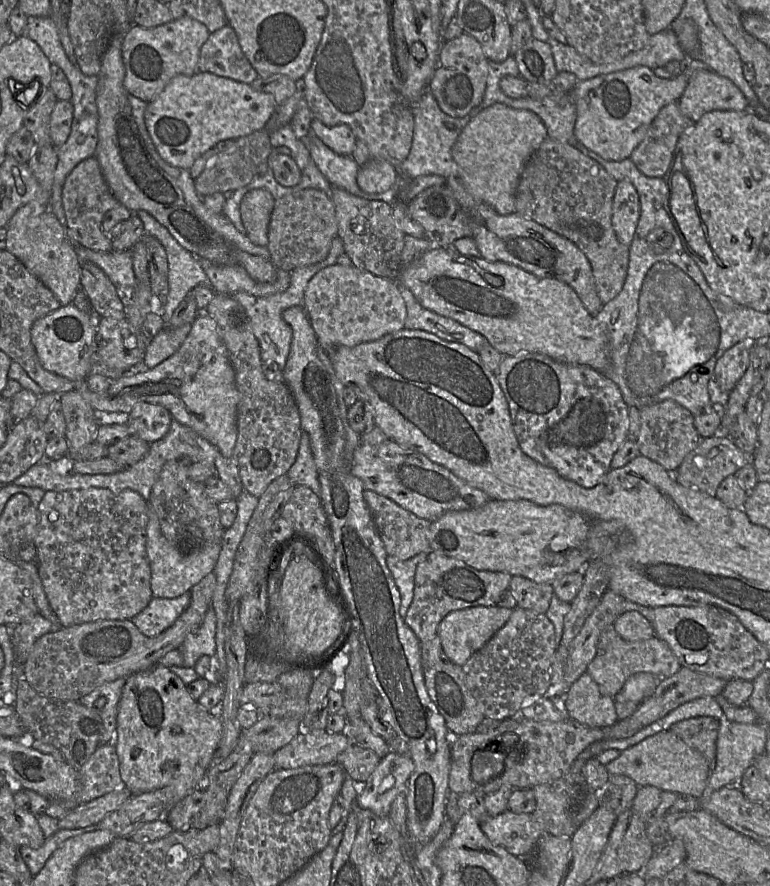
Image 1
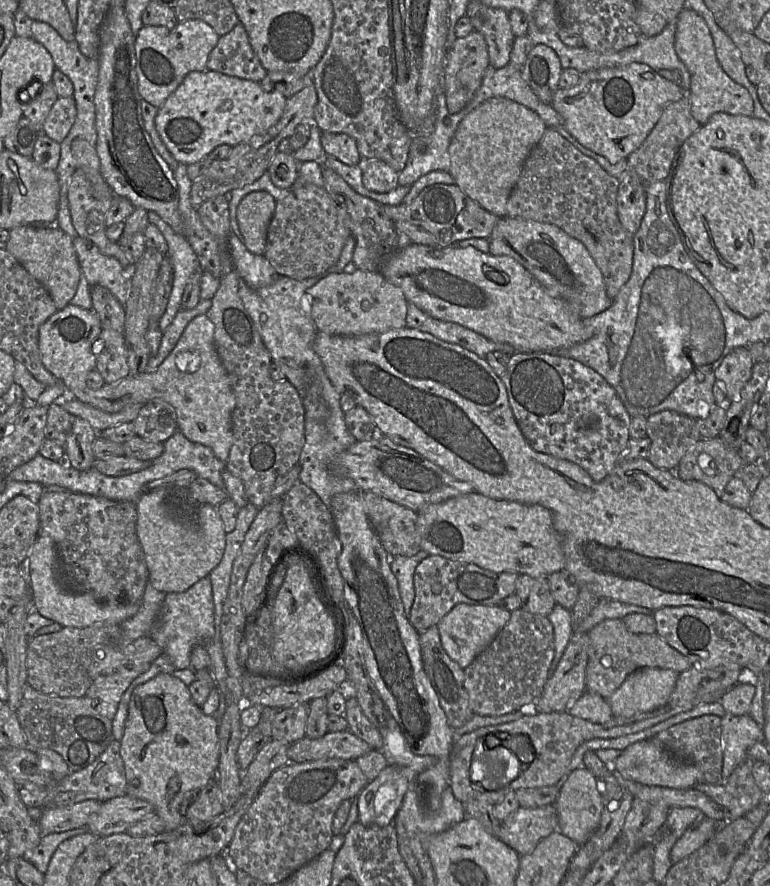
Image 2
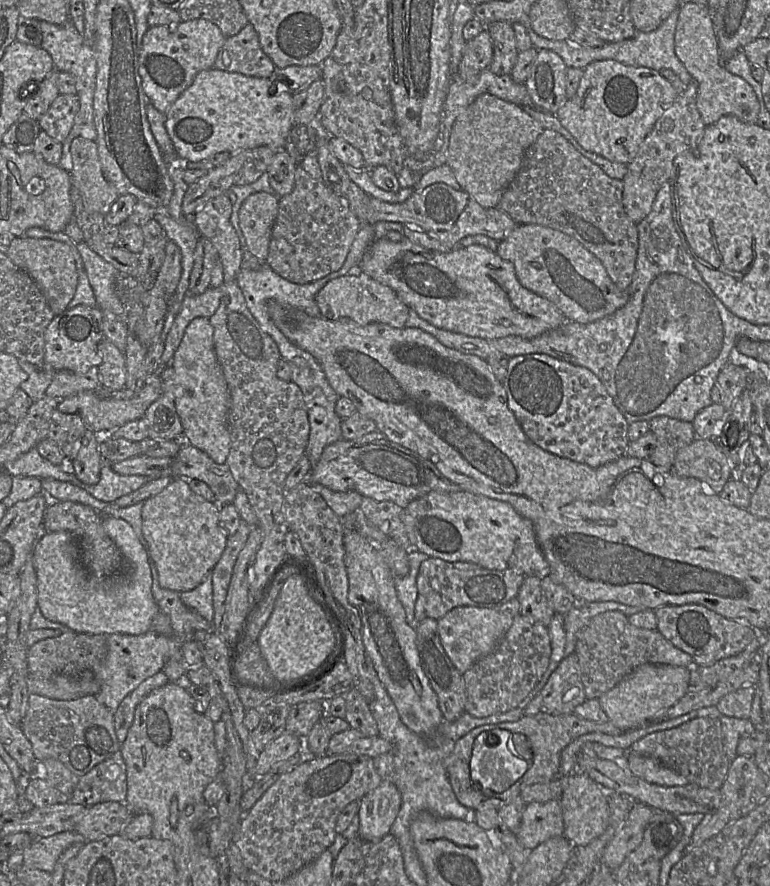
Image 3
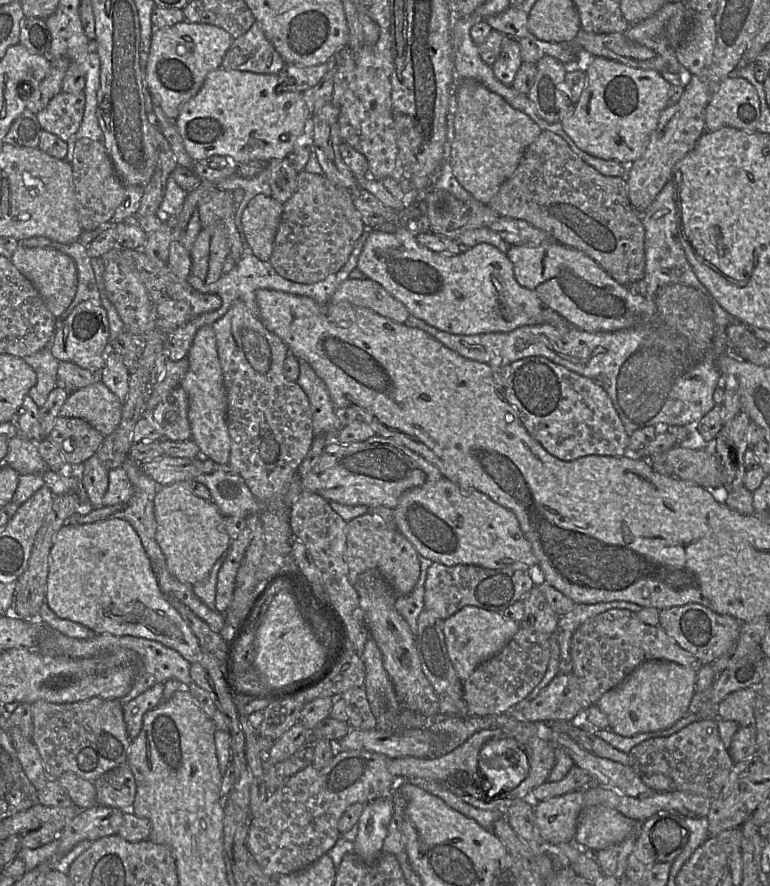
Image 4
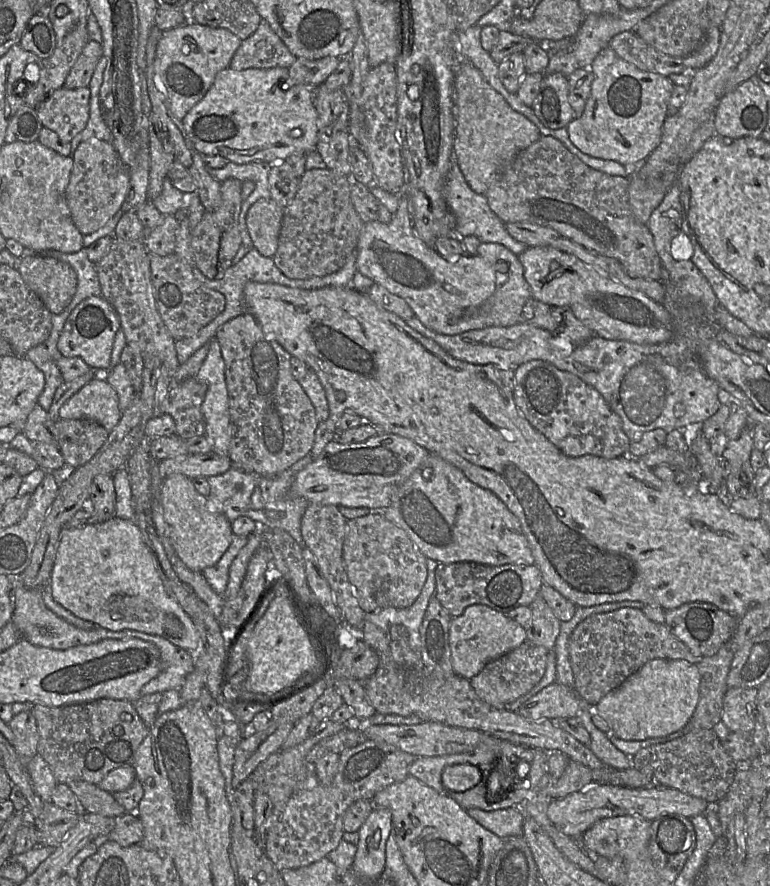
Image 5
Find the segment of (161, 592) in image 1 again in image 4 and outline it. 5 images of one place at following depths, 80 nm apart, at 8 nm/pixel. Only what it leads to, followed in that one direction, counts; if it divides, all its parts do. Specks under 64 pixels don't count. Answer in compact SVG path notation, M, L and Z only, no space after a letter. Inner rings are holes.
M188 481L159 486L154 511L157 522L155 540L165 556L169 573L180 582L192 585L204 580L232 541L225 528L225 516L212 500L194 494Z

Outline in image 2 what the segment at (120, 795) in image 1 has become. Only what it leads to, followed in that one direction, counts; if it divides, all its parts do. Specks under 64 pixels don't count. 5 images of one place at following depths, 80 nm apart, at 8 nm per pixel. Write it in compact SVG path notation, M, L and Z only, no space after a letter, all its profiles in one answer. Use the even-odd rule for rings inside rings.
M85 800L64 807L47 806L42 809L37 823L43 835L83 828L102 803L97 800Z

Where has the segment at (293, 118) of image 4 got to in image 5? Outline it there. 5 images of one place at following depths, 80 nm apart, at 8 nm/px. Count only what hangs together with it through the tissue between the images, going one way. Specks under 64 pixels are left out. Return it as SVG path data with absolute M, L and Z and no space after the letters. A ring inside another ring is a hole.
M283 67L219 71L205 96L182 120L197 151L202 155L220 155L237 164L275 164L295 153L314 151L318 139L317 87L290 87L286 83L288 77L289 70Z

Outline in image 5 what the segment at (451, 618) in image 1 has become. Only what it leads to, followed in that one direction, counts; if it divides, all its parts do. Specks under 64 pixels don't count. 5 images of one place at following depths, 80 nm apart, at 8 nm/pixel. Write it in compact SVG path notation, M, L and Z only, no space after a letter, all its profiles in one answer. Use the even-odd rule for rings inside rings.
M471 605L450 622L449 646L454 673L470 680L488 662L514 650L526 640L526 629L506 615L484 605Z

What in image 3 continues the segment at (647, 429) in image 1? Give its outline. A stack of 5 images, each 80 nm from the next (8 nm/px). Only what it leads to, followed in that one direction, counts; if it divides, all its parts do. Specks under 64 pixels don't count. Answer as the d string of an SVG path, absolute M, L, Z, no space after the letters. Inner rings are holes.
M656 416L649 422L649 429L657 438L657 446L649 457L650 462L663 469L672 470L676 453L696 439L692 422L668 416Z

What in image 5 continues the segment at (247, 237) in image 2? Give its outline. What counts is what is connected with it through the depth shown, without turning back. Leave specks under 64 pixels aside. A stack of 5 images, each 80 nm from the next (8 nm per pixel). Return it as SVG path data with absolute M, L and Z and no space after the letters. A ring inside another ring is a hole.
M260 199L248 210L247 229L252 246L265 257L273 257L278 247L278 239L283 219L283 208L273 199Z

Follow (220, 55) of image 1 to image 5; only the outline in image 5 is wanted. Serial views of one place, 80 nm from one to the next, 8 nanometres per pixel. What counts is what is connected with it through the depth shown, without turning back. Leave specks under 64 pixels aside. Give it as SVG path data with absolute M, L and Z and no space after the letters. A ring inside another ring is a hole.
M261 19L256 31L241 42L229 68L236 71L250 68L289 68L296 59L268 22Z

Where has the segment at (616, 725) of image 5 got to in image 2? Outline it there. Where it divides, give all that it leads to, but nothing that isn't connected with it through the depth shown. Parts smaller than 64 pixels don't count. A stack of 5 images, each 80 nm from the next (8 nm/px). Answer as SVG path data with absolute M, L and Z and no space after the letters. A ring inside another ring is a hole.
M654 667L636 670L607 699L613 715L629 718L665 706L679 674L672 669Z

